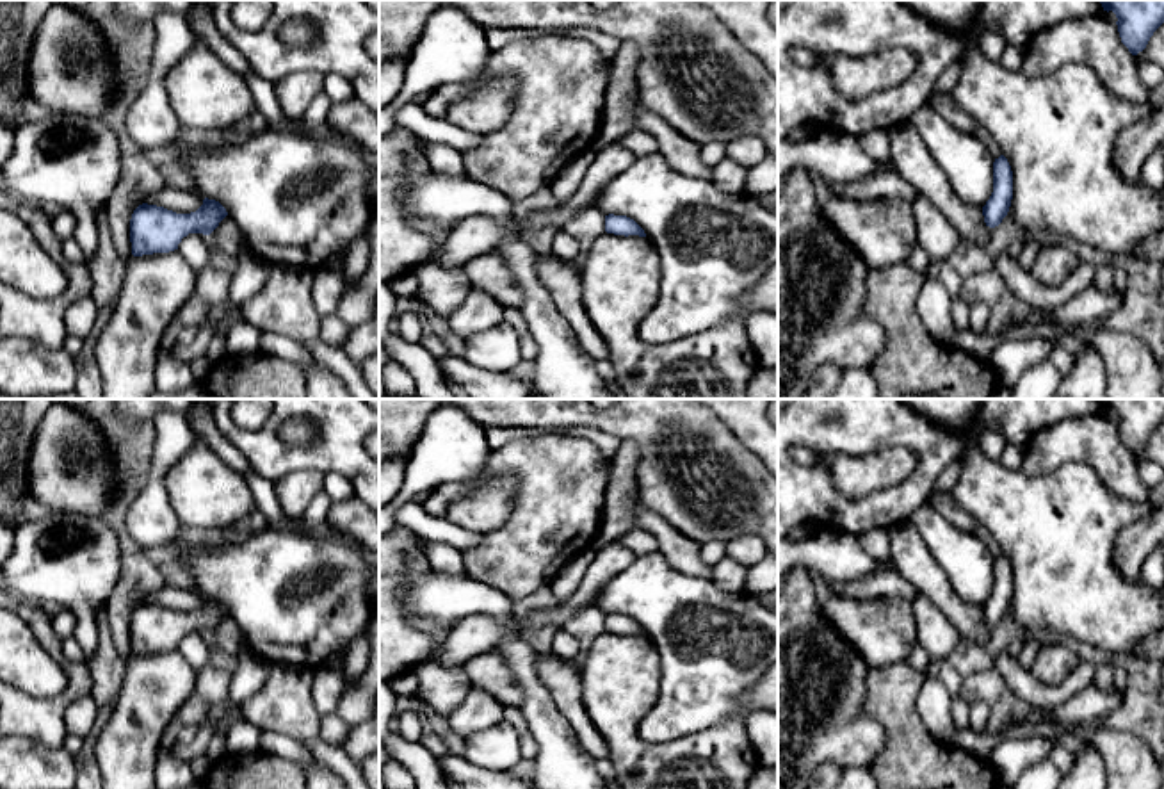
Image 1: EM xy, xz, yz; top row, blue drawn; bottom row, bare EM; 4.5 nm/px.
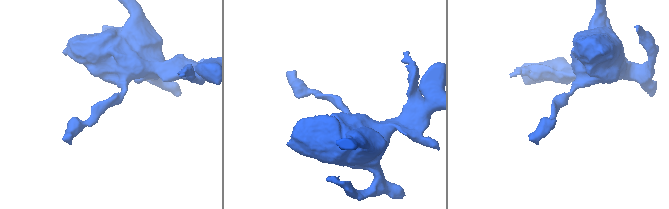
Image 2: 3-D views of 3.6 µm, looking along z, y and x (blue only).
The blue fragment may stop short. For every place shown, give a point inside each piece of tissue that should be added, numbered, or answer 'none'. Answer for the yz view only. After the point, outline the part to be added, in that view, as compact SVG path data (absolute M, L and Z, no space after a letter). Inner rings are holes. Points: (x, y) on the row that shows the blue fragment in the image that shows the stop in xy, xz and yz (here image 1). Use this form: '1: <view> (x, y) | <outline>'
none

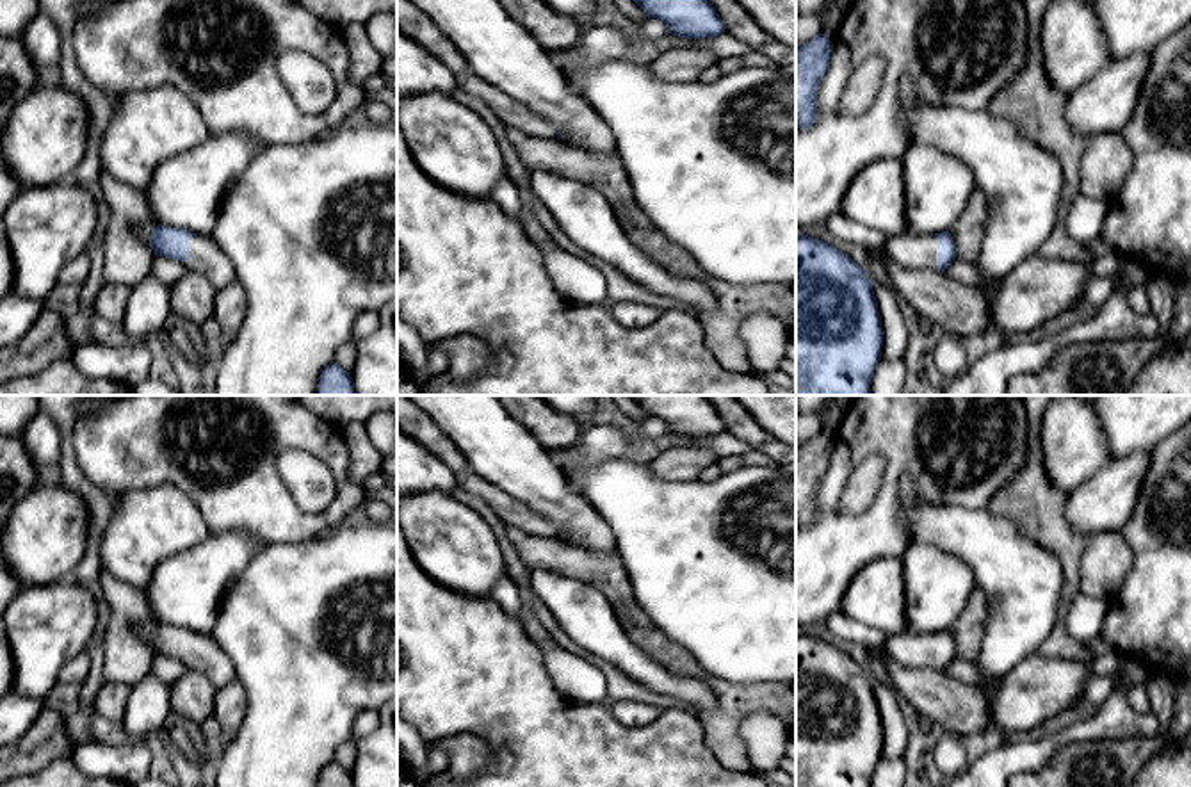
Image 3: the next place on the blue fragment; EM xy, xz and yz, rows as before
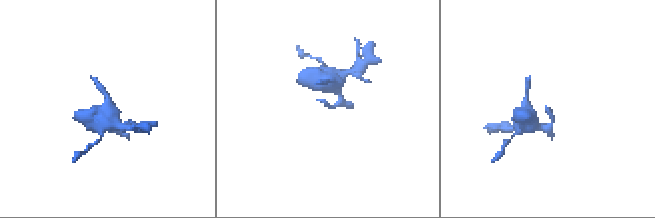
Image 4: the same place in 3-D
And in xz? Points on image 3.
1: xz (511, 113) | M466 71L458 75L458 87L484 100L506 126L514 126L539 137L557 137L557 130L550 121L534 114L527 105L509 94L491 87L474 73Z

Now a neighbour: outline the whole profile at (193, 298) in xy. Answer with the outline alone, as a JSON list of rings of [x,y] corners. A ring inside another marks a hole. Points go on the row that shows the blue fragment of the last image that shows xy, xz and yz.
[[[187,269],[171,287],[171,308],[190,329],[205,324],[215,310],[217,288],[198,271]]]

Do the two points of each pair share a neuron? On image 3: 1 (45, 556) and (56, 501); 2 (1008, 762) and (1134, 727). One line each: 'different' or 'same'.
1: same
2: same

